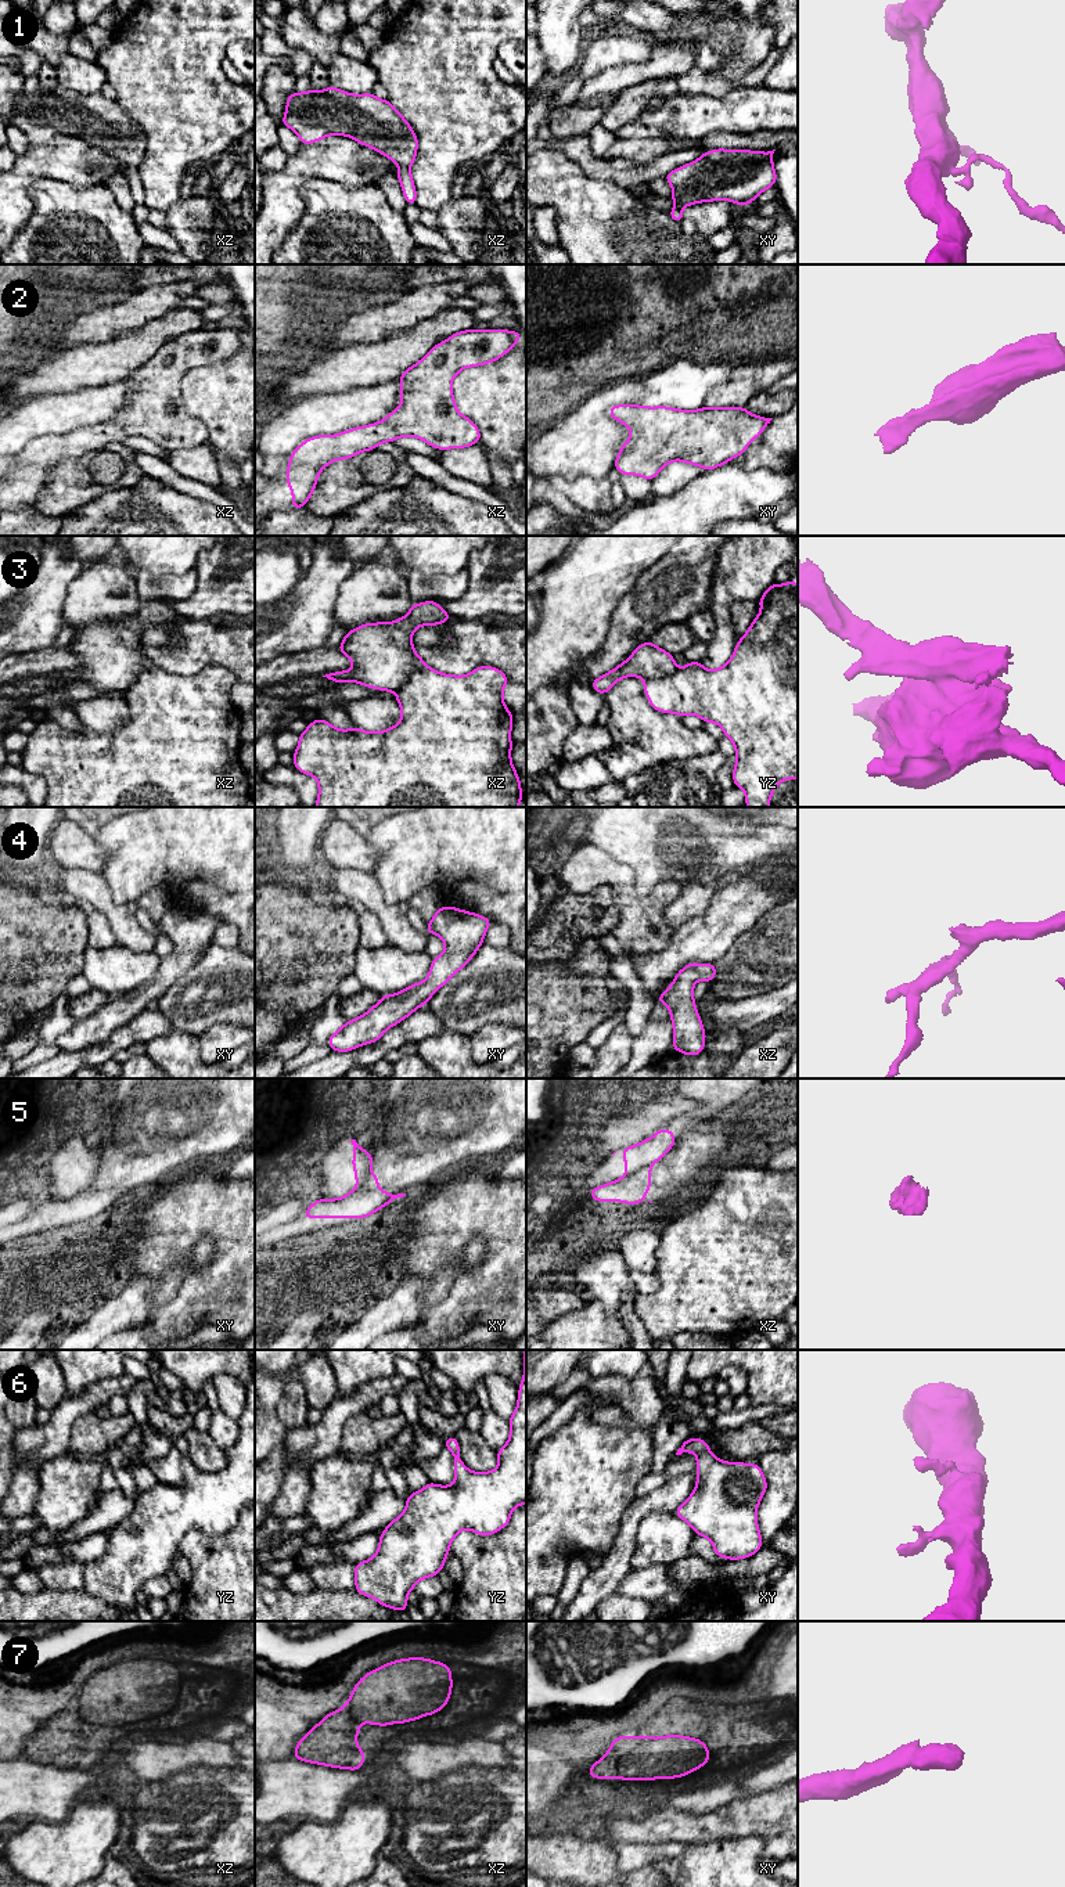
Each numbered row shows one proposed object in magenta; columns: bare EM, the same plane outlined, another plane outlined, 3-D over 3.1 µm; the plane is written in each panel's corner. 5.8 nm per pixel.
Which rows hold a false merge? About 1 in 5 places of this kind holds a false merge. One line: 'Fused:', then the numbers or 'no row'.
Fused: 1, 3, 5

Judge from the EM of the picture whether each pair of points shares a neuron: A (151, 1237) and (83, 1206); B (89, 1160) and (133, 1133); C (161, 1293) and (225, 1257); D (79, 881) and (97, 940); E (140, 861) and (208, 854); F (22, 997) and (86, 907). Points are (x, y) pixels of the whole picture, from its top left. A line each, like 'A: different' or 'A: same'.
A: different
B: different
C: different
D: different
E: same
F: different

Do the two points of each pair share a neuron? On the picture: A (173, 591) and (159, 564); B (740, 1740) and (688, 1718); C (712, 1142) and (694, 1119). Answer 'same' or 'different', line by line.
A: different
B: same
C: different

